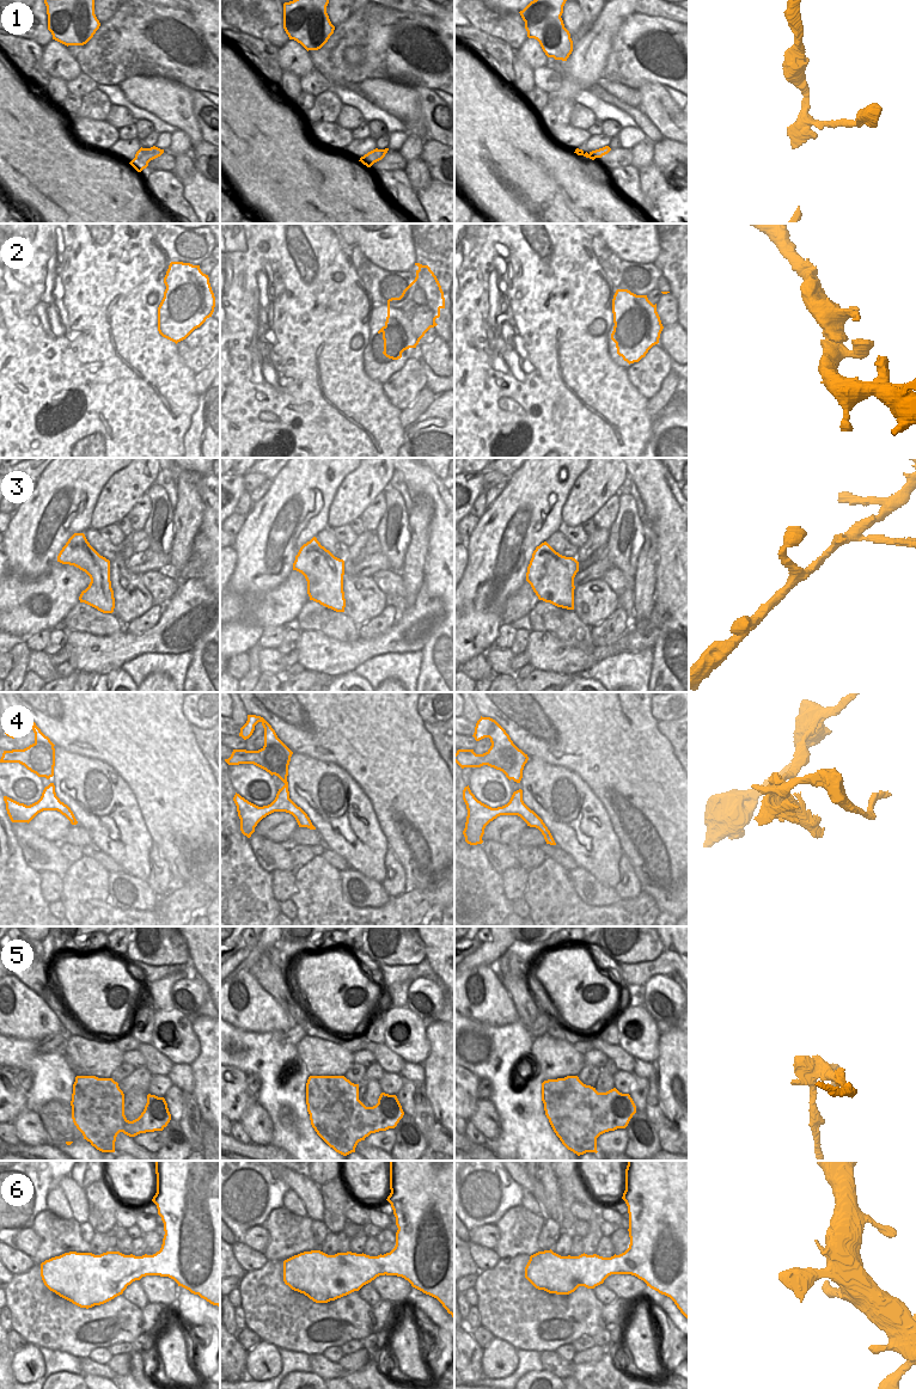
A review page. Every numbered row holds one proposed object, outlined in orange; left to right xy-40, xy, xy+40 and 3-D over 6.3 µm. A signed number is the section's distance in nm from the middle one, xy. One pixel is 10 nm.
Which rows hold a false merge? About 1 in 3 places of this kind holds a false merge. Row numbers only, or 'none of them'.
5

